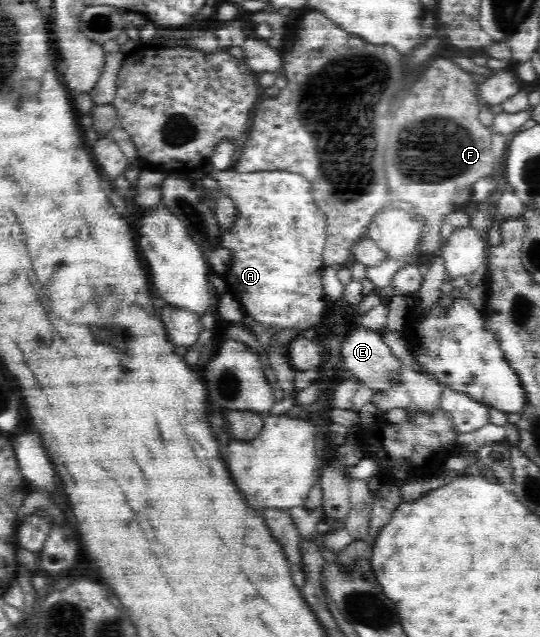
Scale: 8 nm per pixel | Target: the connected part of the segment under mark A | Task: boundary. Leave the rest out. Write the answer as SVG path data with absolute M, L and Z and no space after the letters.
M234 169L229 170L213 170L211 172L212 178L218 182L218 191L215 194L219 196L228 196L235 205L235 220L231 228L223 229L220 238L220 247L228 249L232 252L230 257L229 268L225 273L220 275L224 281L226 281L226 293L230 294L240 305L242 306L243 313L250 316L250 319L258 321L260 325L266 327L274 326L280 327L280 329L296 329L303 330L306 328L312 328L317 325L320 321L326 320L326 309L327 298L326 292L323 288L322 277L323 269L326 267L323 262L323 252L327 243L327 219L324 212L319 209L314 202L310 189L311 184L301 177L300 175L285 171L256 171L256 172L236 172Z

